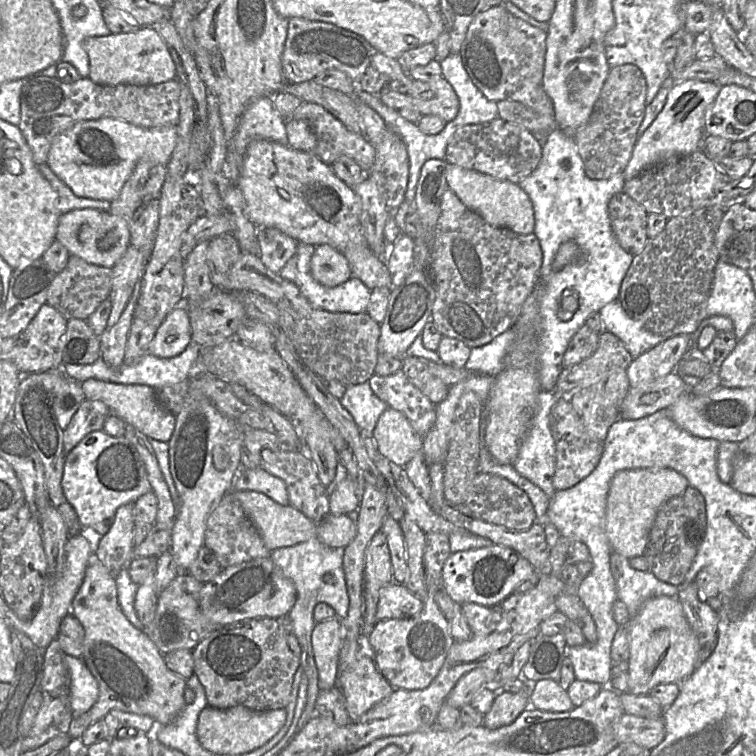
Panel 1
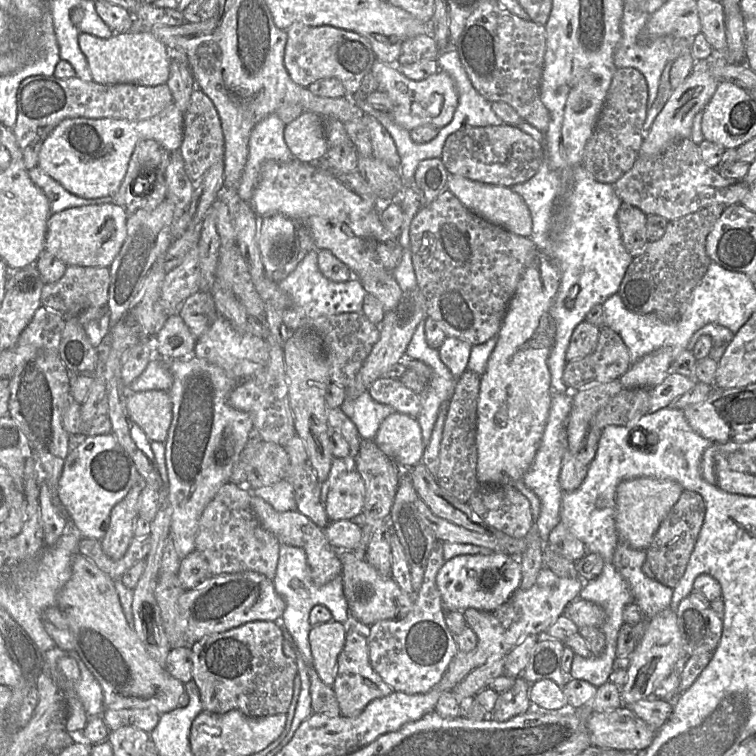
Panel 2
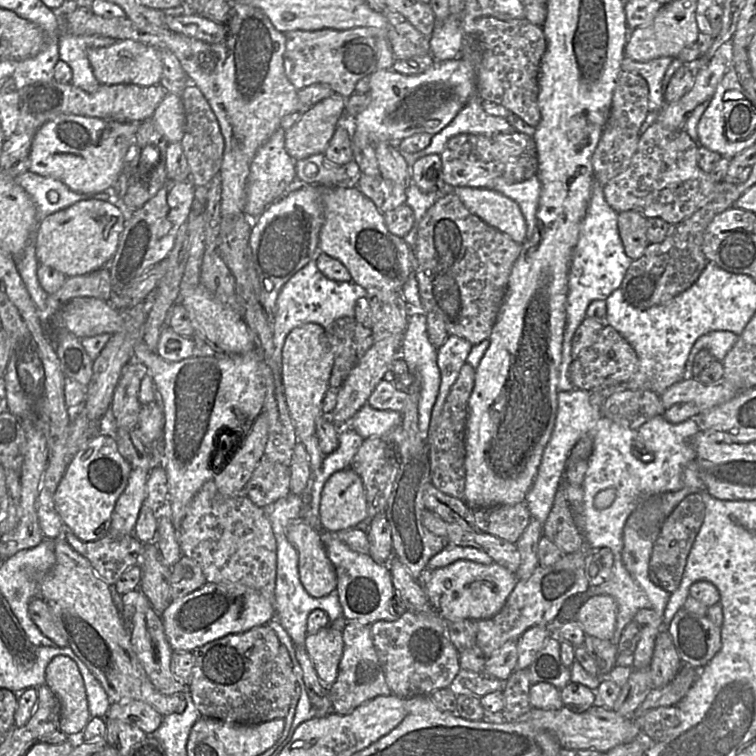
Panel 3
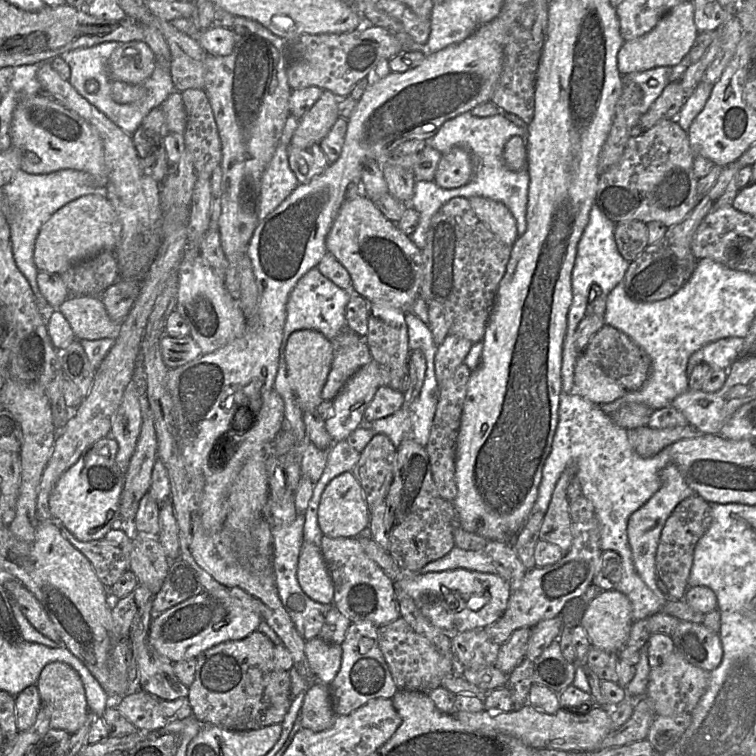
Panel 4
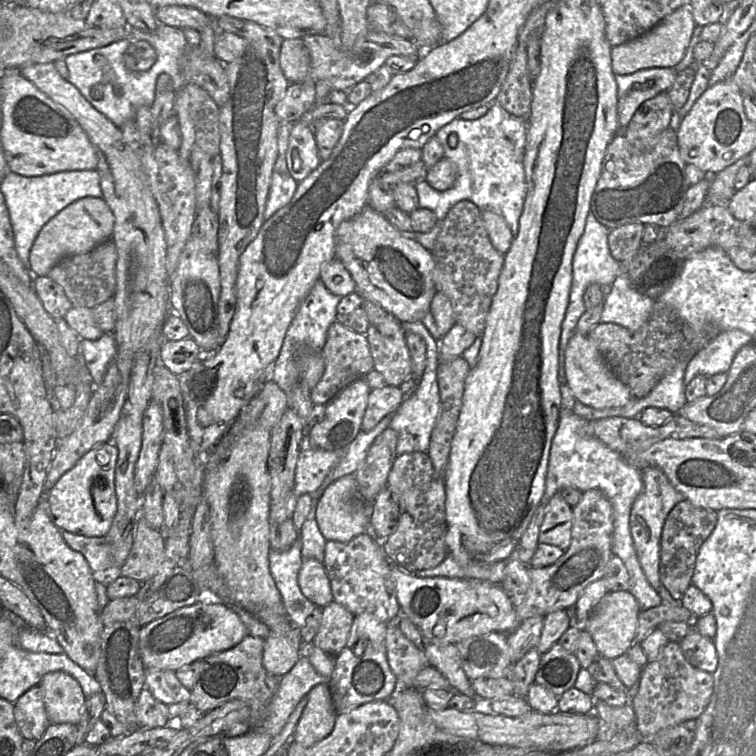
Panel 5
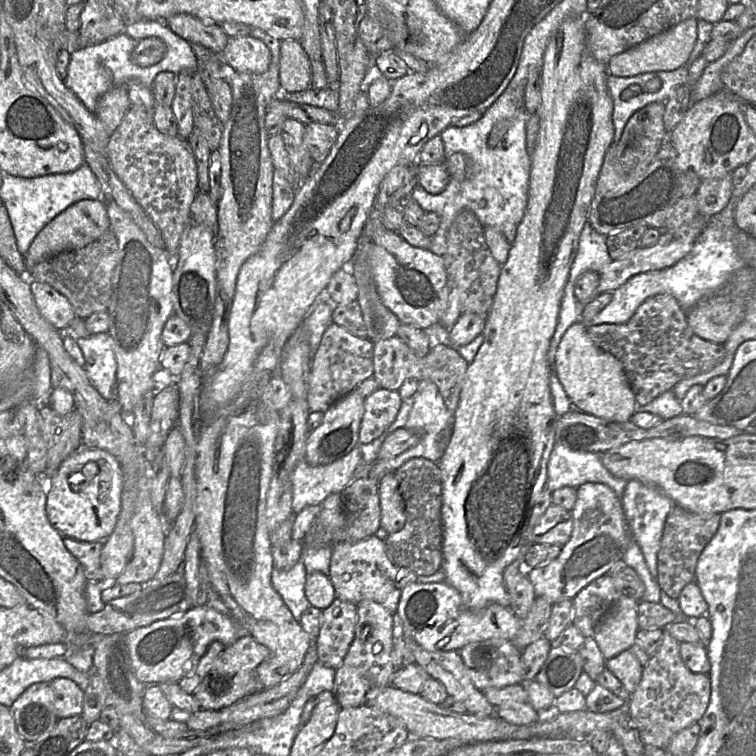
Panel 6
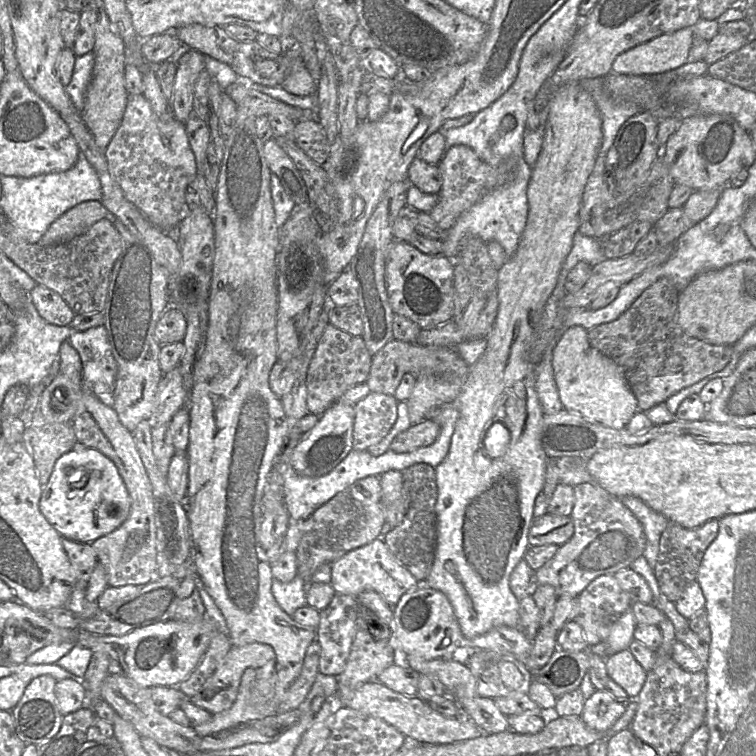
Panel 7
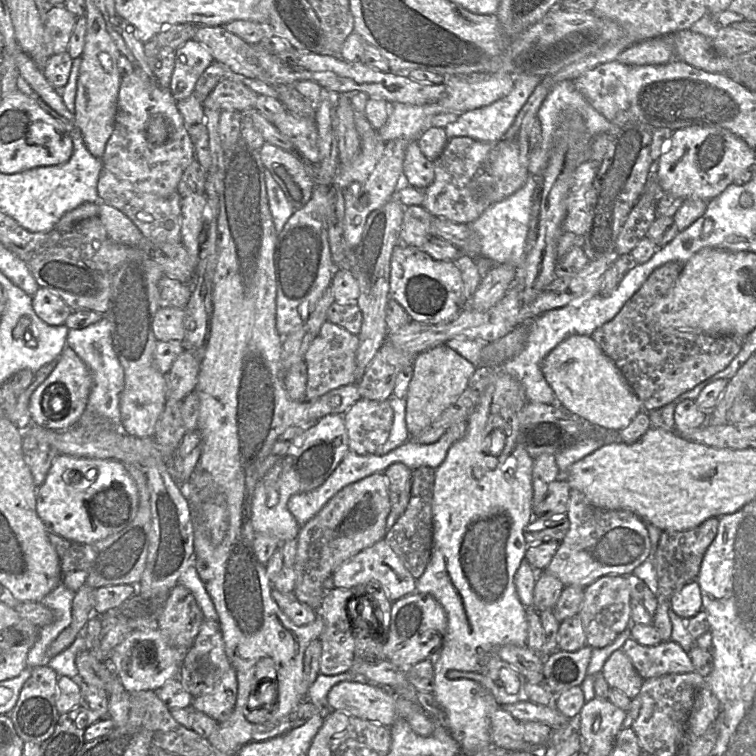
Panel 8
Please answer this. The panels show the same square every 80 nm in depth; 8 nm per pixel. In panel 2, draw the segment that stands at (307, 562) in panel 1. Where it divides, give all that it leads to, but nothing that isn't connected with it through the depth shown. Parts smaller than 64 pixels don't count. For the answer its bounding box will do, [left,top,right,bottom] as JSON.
[273,544,350,667]

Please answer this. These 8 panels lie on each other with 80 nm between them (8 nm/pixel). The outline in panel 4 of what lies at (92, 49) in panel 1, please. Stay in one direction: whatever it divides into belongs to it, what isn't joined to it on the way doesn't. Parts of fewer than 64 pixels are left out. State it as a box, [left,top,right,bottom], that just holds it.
[107,41,156,85]

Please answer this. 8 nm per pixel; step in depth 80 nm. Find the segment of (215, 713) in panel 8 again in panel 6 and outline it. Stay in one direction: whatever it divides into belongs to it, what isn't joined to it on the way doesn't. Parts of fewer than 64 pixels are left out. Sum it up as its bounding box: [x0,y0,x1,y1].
[193,635,269,711]

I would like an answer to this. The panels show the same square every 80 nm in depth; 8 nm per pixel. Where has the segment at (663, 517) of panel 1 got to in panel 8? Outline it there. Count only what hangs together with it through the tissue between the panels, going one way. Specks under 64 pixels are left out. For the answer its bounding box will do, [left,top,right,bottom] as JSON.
[653,517,719,598]

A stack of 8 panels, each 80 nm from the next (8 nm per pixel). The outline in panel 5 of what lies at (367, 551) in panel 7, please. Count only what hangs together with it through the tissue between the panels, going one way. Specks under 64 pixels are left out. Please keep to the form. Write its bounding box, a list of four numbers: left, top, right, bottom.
[323,532,401,623]

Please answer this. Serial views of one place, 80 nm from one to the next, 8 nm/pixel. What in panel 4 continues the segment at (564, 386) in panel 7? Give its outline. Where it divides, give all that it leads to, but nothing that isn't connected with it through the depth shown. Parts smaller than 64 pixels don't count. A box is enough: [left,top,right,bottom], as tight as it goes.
[574,353,626,405]

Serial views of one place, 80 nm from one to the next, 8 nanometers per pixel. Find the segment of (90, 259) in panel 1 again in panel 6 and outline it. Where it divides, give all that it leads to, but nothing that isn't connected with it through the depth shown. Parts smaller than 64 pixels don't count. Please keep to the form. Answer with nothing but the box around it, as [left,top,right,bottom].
[24,200,110,270]

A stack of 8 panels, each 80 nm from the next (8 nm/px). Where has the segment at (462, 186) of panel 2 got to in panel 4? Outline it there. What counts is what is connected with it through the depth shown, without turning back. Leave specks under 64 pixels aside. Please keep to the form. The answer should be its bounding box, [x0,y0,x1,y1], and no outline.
[468,196,519,246]

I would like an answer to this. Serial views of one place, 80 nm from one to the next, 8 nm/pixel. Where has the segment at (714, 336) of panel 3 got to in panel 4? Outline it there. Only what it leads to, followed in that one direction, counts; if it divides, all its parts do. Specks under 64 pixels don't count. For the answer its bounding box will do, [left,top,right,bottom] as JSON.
[686,337,744,377]

